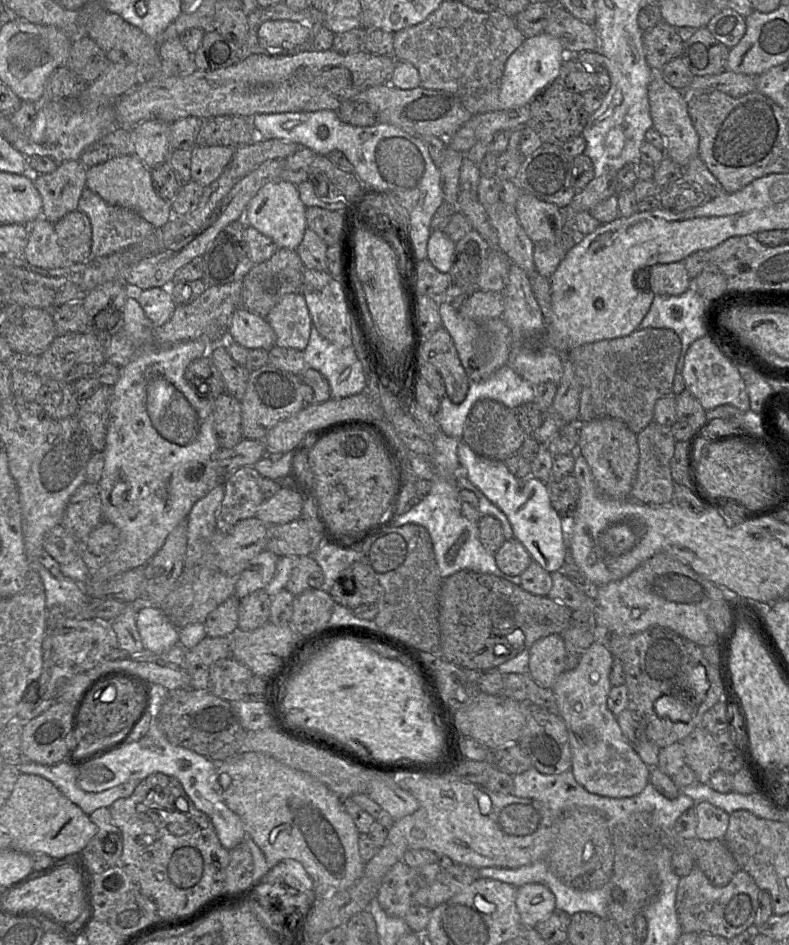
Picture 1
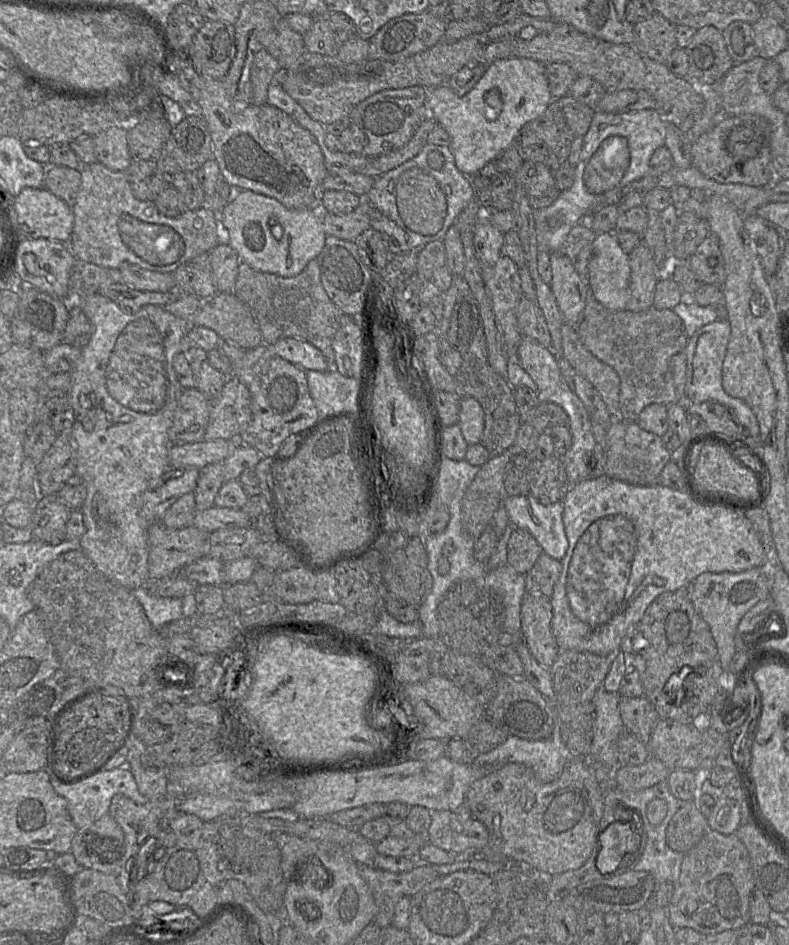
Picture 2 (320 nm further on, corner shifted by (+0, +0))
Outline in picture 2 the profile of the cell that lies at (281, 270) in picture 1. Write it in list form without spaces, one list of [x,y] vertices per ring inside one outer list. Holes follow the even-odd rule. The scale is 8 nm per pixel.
[[[316,258],[293,277],[260,272],[241,262],[233,293],[250,308],[259,325],[263,344],[273,345],[283,337],[299,338],[319,349],[328,367],[334,367],[332,338],[341,326],[343,313],[324,290]]]

